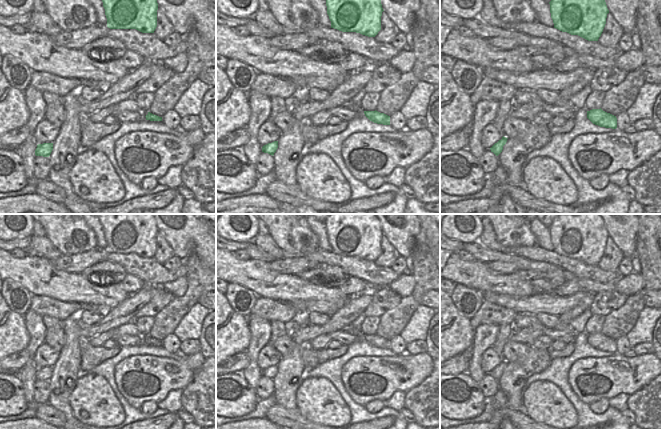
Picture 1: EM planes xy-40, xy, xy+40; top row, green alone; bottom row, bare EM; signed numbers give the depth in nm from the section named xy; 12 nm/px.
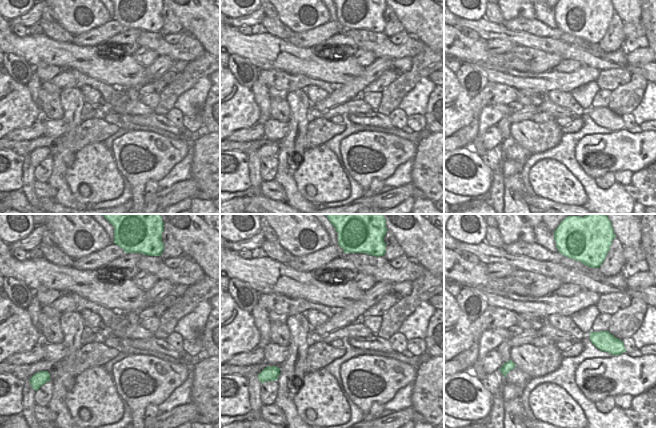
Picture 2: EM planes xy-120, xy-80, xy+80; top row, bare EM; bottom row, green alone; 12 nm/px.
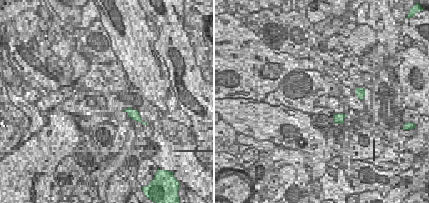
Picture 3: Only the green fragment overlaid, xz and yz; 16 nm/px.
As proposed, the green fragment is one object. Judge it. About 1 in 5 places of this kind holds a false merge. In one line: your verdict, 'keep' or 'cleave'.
keep

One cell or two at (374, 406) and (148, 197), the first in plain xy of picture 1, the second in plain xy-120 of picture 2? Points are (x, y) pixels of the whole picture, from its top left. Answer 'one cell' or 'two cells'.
one cell

